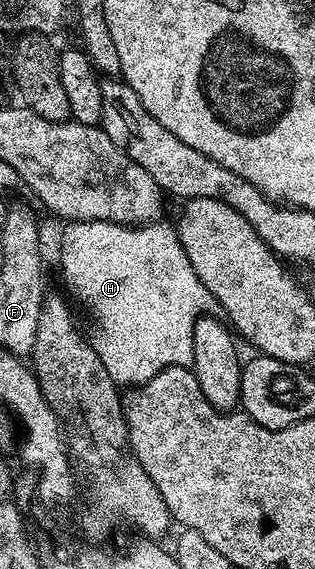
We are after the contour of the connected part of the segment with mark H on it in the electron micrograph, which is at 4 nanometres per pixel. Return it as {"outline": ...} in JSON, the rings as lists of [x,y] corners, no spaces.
{"outline":[[[71,221],[64,226],[67,228],[64,229],[63,236],[59,239],[60,245],[67,247],[67,256],[63,259],[63,279],[67,282],[68,289],[83,302],[84,309],[91,314],[91,319],[95,322],[95,332],[89,335],[91,347],[97,353],[97,357],[101,357],[101,365],[105,365],[109,377],[113,377],[115,384],[123,389],[126,389],[127,386],[131,386],[131,389],[138,388],[153,377],[157,377],[157,373],[161,373],[161,369],[166,367],[191,367],[195,322],[199,316],[208,314],[216,306],[214,297],[208,293],[205,285],[201,285],[197,273],[193,273],[193,265],[189,265],[189,257],[185,257],[185,249],[179,241],[176,228],[172,224],[170,227],[169,224],[163,222],[156,221],[146,225],[124,225],[109,221]]]}

